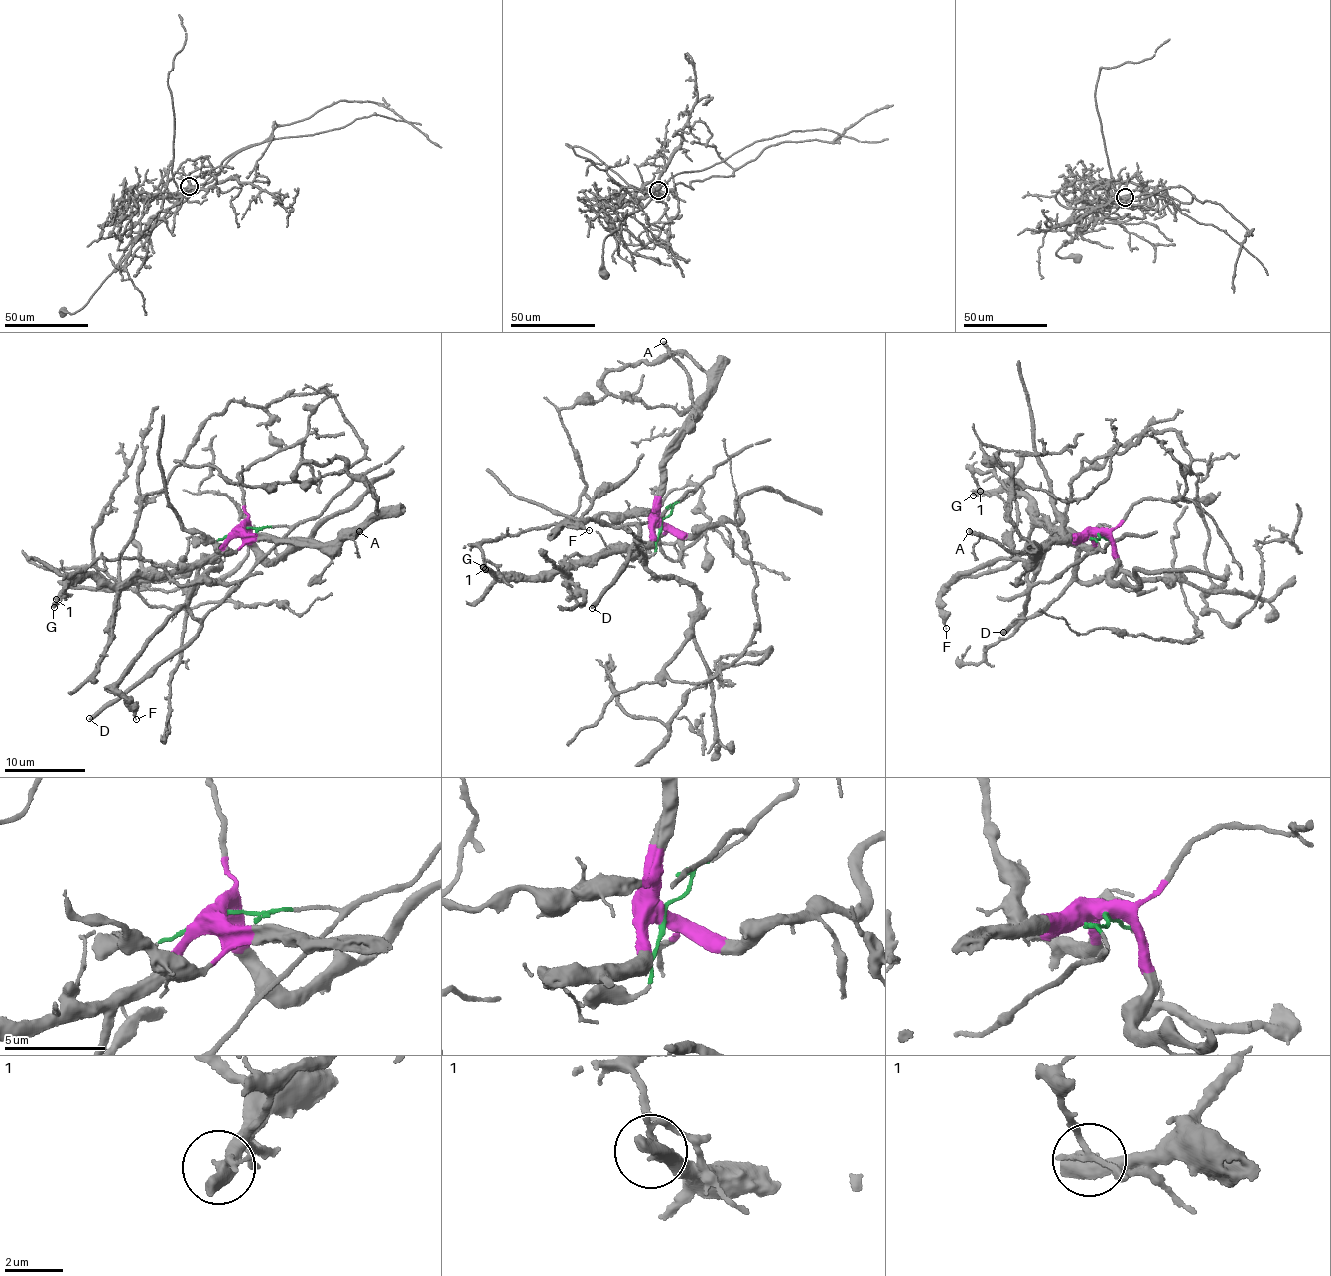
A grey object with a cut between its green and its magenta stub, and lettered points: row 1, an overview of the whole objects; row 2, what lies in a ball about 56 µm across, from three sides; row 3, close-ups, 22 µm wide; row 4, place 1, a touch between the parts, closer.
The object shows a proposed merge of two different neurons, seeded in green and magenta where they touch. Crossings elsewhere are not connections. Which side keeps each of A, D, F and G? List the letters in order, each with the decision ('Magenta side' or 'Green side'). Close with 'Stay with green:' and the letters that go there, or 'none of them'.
A: Magenta side
D: Green side
F: Green side
G: Magenta side
Stay with green: D, F

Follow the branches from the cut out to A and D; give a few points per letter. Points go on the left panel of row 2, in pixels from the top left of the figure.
A: (242, 530), (253, 538), (271, 537), (279, 542), (325, 547), (338, 539), (354, 540), (359, 532)
D: (242, 530), (282, 526), (289, 529), (209, 609), (196, 635), (89, 719)

